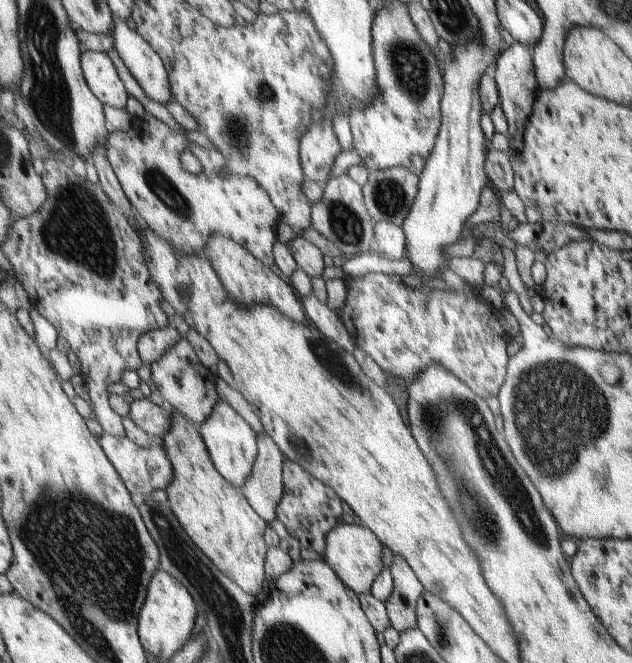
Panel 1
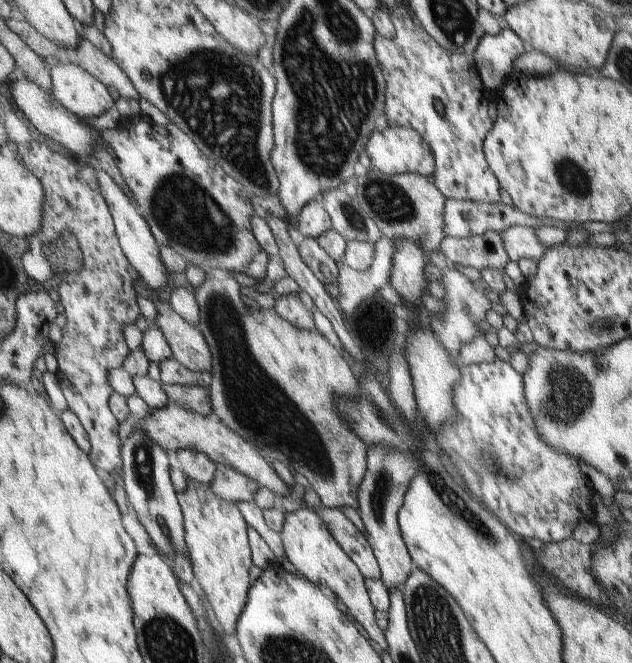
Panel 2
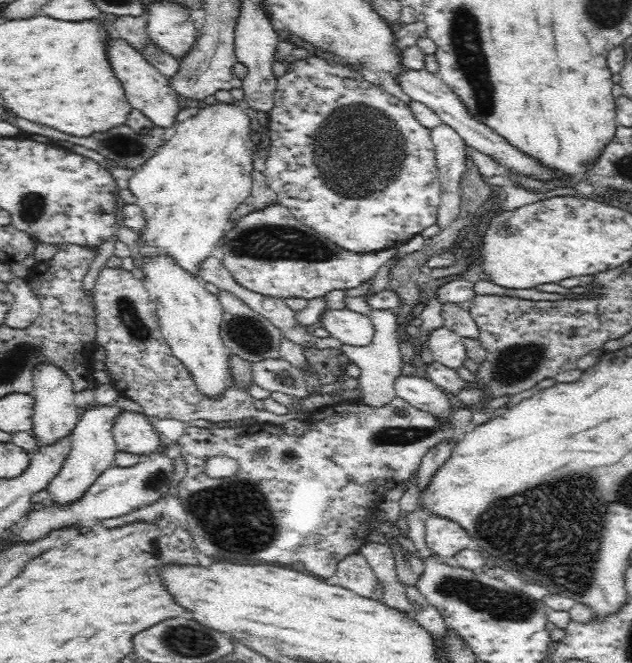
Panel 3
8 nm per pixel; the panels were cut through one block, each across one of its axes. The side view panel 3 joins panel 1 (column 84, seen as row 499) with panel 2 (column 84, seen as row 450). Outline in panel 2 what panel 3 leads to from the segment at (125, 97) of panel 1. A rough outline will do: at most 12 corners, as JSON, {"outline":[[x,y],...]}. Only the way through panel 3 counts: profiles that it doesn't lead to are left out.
{"outline":[[59,63],[54,96],[81,117],[116,104],[108,85],[78,63]]}

